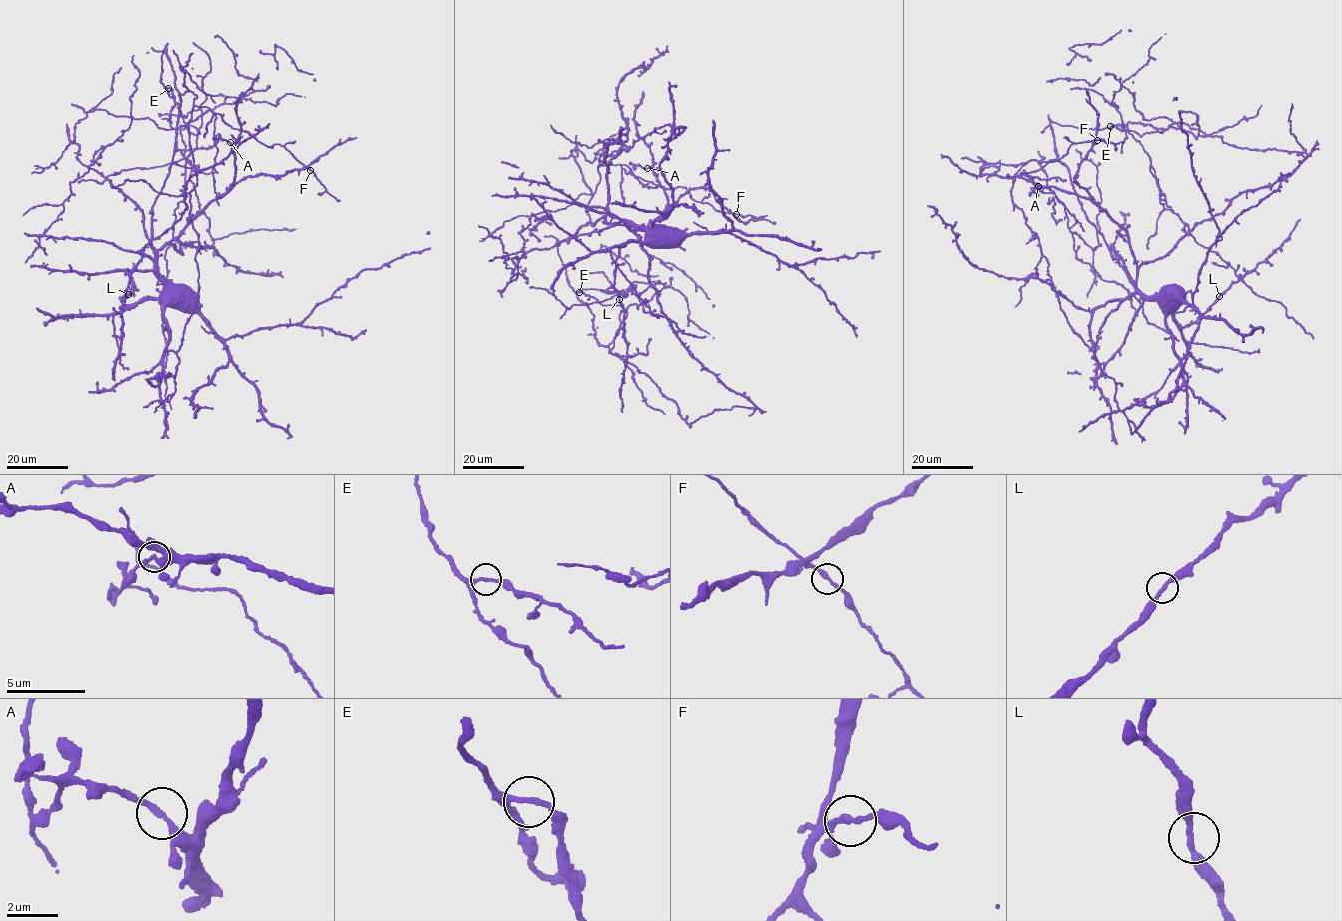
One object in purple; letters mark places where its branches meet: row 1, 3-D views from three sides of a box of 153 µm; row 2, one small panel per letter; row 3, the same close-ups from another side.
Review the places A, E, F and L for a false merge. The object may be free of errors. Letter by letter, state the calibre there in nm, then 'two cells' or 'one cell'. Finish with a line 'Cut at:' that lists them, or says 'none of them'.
A: calibre 240 nm; one cell
E: calibre 200 nm; one cell
F: calibre 240 nm; one cell
L: calibre 240 nm; one cell
Cut at: none of them

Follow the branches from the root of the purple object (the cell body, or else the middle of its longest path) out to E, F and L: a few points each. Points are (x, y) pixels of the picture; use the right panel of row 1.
E: (1174, 294), (1157, 300), (1134, 287), (1088, 220), (1069, 170), (1057, 159), (1050, 121), (1093, 129), (1110, 126)
F: (1174, 294), (1167, 300), (1157, 300), (1139, 290), (1136, 263), (1124, 230), (1074, 181), (1078, 164), (1097, 140)
L: (1174, 294), (1170, 301), (1175, 307), (1172, 313), (1183, 328), (1197, 319), (1219, 296)

